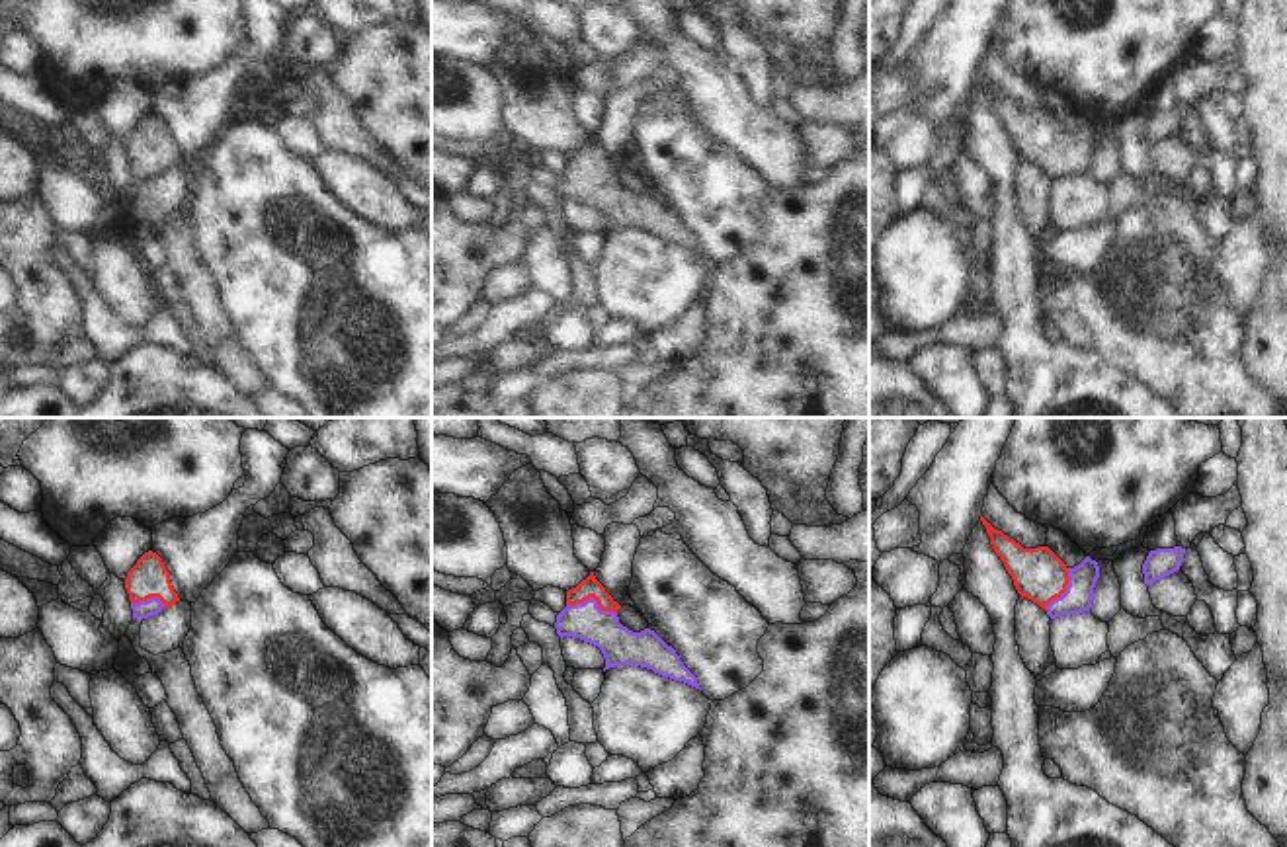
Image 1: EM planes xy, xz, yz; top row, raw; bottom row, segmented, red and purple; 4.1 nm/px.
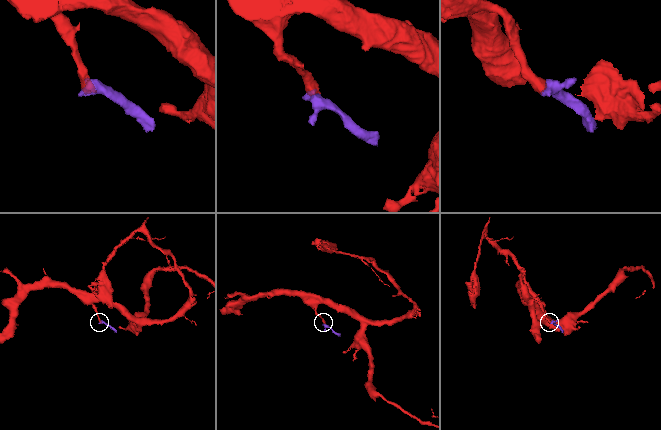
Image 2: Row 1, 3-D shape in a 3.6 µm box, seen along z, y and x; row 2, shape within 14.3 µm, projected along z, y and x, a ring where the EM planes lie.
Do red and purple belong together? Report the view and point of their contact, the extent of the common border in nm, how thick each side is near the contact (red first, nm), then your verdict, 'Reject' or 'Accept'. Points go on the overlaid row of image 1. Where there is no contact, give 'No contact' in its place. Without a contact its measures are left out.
Touches red at xz (592, 596). Shared border 220 nm. Thickness 80 nm (red) against 160 nm. Accept.

